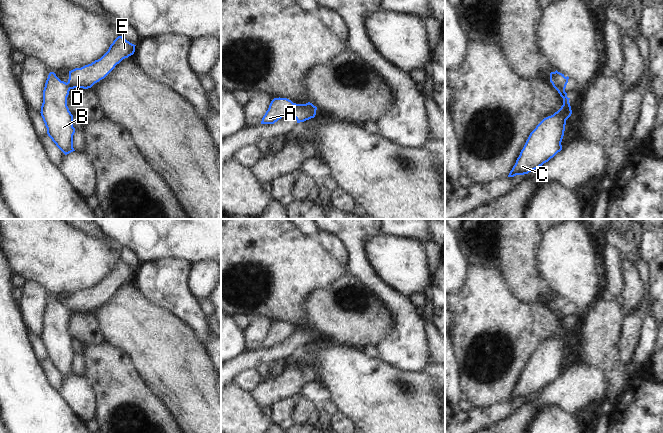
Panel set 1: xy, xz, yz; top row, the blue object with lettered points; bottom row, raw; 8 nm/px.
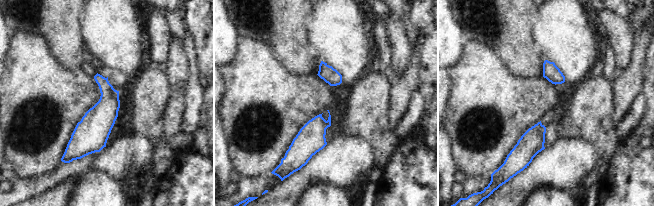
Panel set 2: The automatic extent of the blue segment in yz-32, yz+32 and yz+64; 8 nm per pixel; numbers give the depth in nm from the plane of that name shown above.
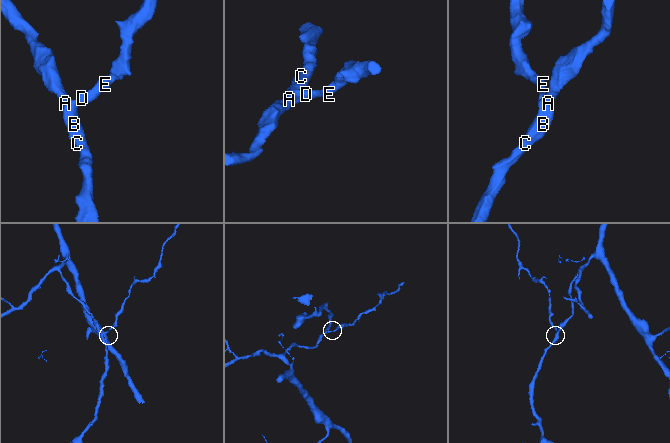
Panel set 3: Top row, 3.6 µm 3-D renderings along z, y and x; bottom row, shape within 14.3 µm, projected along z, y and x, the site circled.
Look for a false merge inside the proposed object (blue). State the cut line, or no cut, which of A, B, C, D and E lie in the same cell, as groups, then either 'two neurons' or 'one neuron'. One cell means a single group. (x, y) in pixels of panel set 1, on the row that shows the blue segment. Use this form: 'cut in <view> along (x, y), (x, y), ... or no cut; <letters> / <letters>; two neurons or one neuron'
cut in yz along (552, 83), (564, 92); A B C / D E; two neurons

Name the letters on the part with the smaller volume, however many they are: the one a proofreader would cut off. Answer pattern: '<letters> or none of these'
D, E

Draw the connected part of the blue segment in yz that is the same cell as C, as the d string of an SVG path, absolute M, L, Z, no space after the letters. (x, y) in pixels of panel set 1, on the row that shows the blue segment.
M552 85L563 98L563 105L553 115L544 118L530 133L508 177L528 174L538 169L562 150L566 120L572 110L567 93Z

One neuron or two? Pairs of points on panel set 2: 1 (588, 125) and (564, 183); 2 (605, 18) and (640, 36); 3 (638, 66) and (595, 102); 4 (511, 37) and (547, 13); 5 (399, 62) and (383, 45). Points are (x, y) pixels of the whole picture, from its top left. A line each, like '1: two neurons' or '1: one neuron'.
1: two neurons
2: two neurons
3: two neurons
4: two neurons
5: two neurons

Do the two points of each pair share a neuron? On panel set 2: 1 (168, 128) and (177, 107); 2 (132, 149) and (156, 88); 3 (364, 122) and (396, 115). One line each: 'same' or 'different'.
1: same
2: different
3: different

